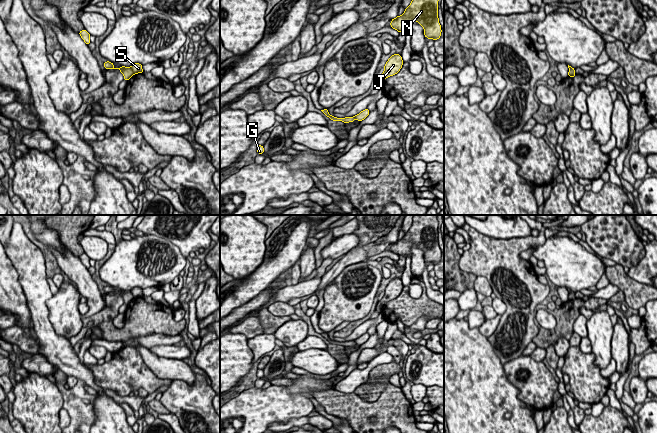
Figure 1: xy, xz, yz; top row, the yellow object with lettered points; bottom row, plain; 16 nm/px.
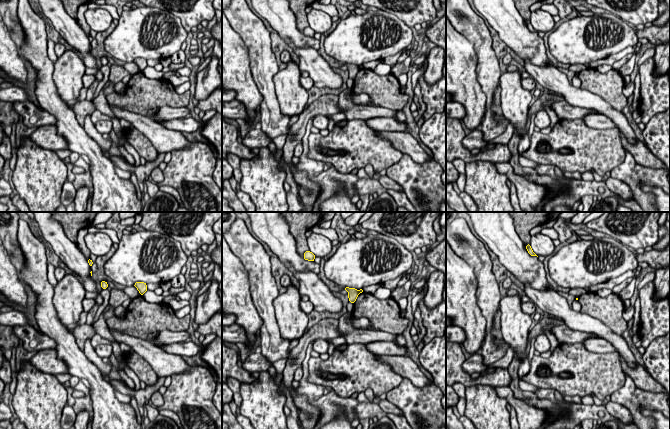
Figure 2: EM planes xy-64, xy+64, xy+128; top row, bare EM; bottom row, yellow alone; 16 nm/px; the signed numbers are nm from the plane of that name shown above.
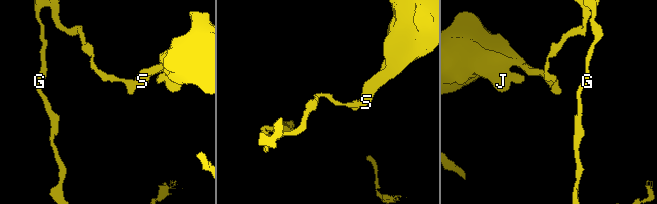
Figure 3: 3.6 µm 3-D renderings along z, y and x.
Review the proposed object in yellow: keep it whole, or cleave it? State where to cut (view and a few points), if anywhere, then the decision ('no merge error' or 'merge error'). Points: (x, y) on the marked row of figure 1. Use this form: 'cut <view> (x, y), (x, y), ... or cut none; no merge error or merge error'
cut xy (130, 67), (134, 73); merge error

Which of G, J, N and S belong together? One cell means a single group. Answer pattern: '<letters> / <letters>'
G / J N S

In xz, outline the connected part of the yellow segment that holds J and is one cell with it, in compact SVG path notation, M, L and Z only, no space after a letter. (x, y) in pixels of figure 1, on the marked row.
M400 54L392 55L384 66L384 72L378 77L376 86L381 89L386 78L397 74L402 68L403 60Z

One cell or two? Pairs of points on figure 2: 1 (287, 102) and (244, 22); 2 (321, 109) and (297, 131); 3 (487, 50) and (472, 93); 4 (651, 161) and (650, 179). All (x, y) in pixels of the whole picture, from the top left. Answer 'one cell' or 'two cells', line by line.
1: two cells
2: one cell
3: two cells
4: two cells

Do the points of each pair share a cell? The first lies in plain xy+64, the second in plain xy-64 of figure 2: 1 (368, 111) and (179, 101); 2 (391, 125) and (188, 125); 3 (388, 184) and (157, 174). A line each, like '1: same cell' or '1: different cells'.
1: different cells
2: same cell
3: same cell

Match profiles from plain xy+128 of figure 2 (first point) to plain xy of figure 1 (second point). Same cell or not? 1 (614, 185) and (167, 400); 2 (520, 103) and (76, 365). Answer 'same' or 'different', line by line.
1: different
2: different

